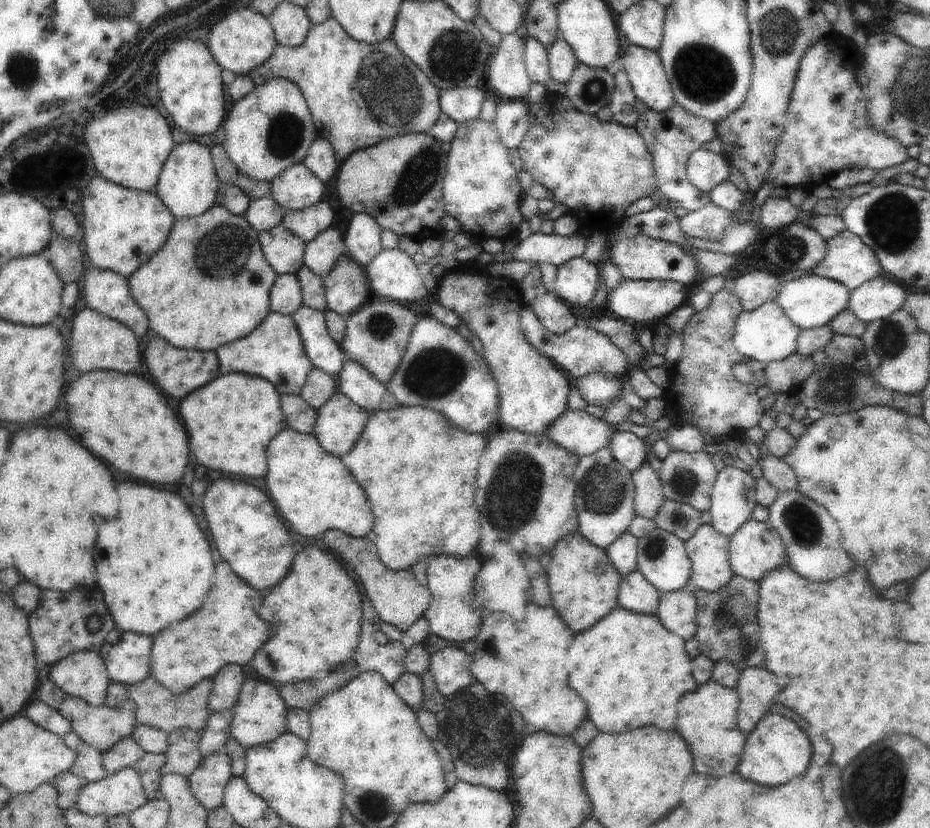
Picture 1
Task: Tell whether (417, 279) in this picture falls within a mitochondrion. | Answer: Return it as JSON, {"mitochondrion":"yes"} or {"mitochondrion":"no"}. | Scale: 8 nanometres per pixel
{"mitochondrion":"no"}

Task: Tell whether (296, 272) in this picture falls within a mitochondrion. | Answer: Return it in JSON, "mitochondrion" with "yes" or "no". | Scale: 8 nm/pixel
{"mitochondrion":"no"}

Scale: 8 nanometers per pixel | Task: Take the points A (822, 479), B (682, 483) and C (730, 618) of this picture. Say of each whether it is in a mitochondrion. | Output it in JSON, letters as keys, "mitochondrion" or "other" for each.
{"A":"mitochondrion","B":"mitochondrion","C":"mitochondrion"}

